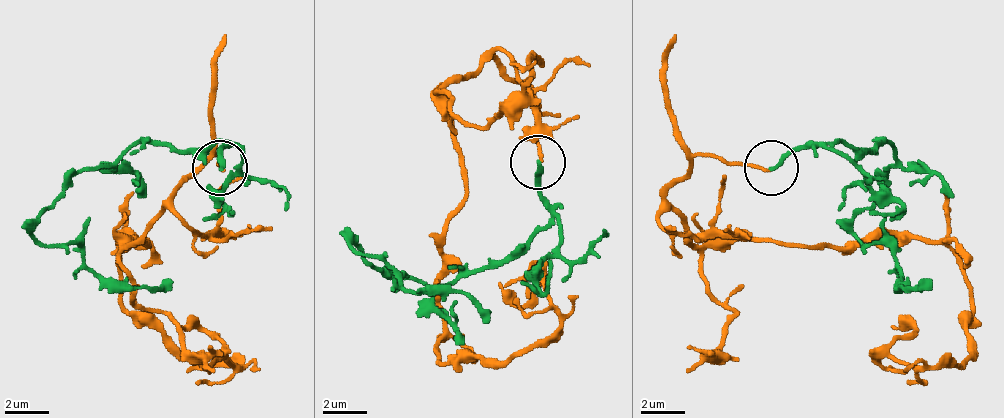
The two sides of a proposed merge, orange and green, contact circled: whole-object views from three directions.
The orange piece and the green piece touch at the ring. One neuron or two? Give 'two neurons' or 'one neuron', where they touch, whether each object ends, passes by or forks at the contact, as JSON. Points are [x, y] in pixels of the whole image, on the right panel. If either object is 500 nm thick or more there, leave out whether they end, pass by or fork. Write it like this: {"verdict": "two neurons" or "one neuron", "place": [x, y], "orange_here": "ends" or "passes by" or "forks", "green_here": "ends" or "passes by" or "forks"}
{"verdict": "two neurons", "place": [771, 167], "orange_here": "ends", "green_here": "ends"}

